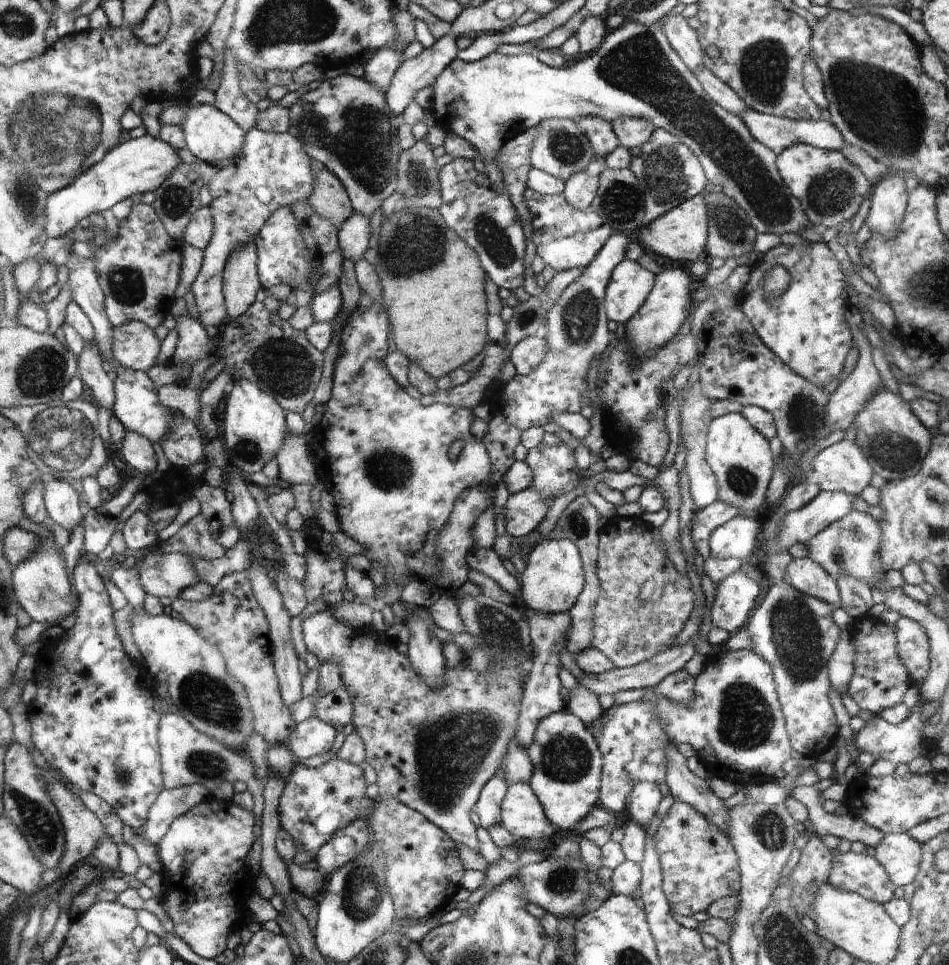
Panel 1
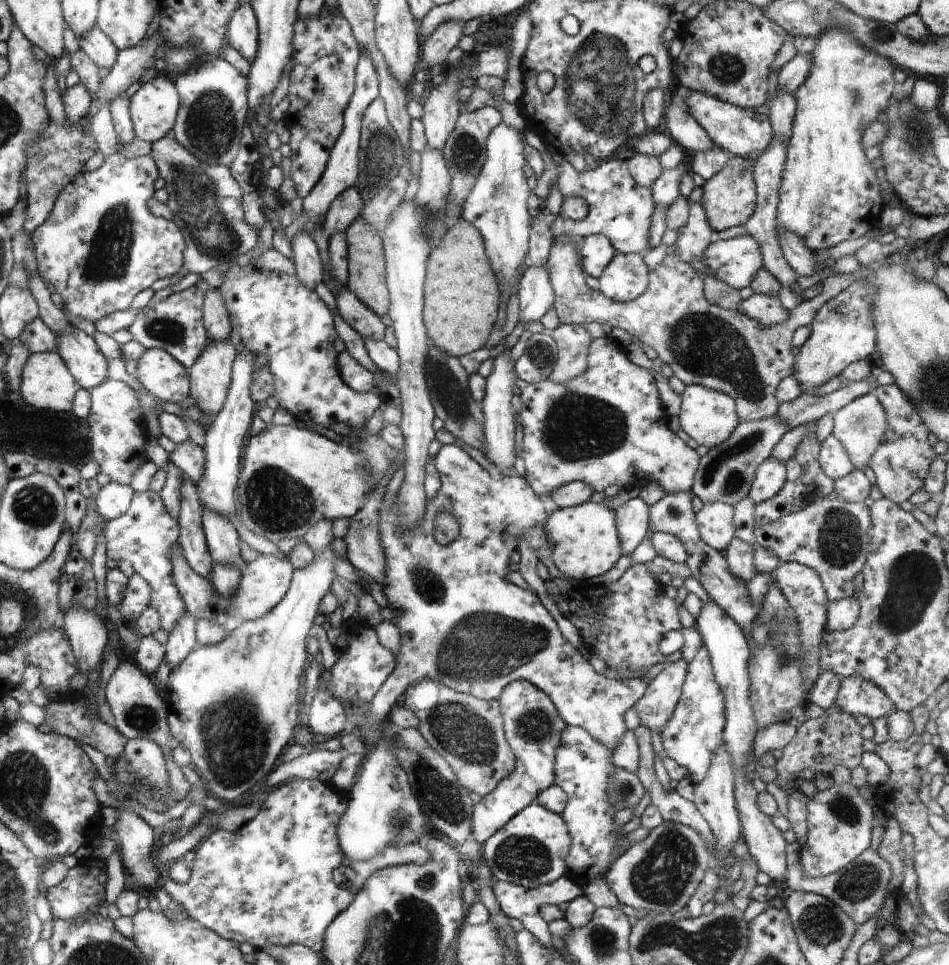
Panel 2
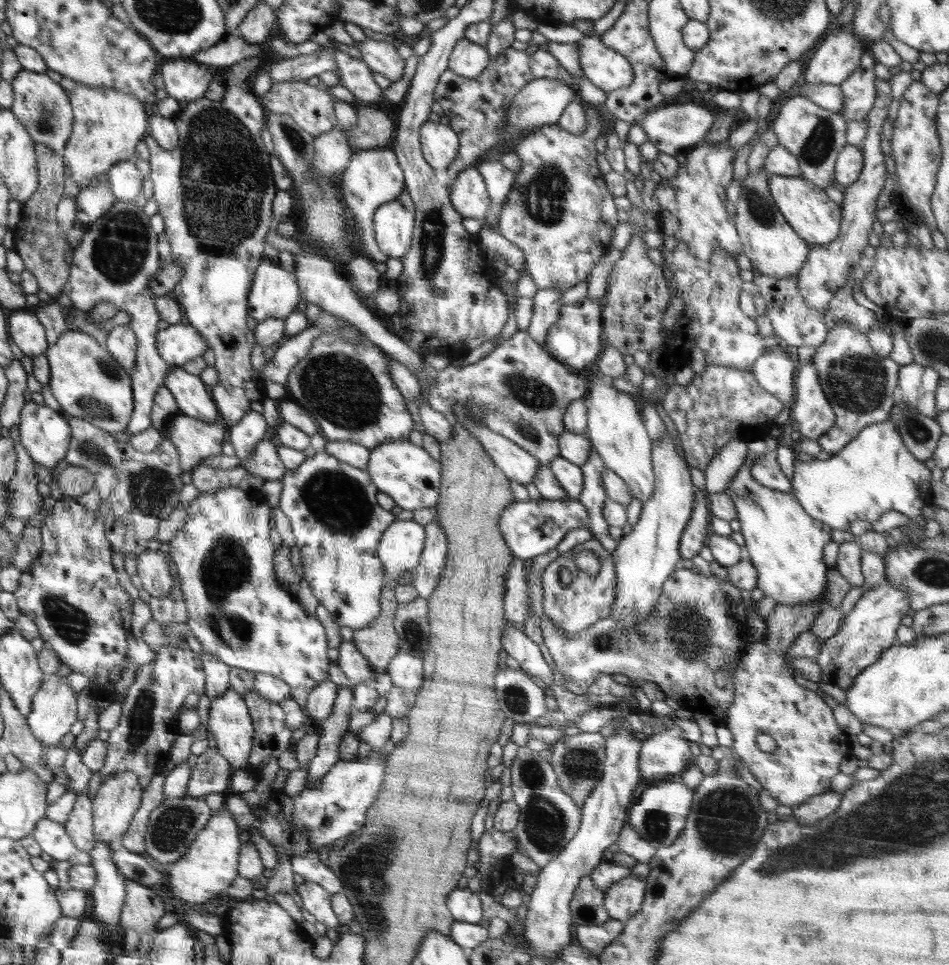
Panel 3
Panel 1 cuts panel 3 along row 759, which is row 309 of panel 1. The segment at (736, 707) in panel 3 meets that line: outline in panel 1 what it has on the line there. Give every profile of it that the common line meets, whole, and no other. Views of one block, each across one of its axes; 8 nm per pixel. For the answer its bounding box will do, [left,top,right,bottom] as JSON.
[741,242,853,388]

